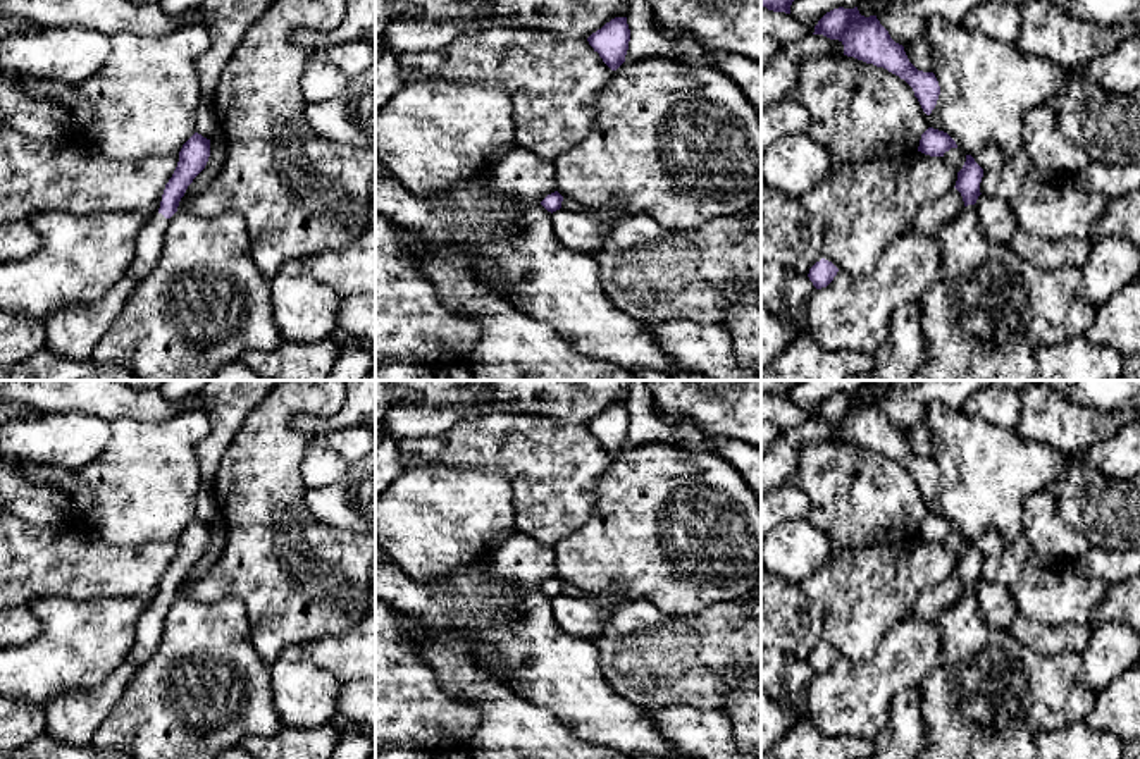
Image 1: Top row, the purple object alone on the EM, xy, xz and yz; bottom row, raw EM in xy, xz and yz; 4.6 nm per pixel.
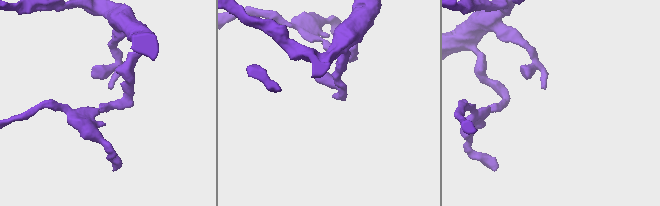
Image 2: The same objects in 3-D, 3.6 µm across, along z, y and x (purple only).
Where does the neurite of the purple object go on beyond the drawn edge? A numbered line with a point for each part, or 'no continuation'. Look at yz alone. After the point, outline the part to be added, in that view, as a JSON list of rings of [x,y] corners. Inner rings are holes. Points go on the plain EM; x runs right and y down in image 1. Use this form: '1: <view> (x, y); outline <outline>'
no continuation

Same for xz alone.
no continuation

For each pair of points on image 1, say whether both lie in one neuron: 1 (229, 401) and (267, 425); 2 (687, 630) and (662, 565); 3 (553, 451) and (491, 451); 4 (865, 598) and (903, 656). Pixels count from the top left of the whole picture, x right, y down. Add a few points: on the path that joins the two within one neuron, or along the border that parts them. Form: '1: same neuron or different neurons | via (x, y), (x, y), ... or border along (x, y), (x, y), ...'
1: different neurons | border along (266, 398), (248, 413), (226, 448)
2: different neurons | border along (644, 599), (670, 617), (694, 617), (720, 603)
3: same neuron | via (538, 451), (507, 451)
4: different neurons | border along (908, 617), (880, 641), (877, 651), (863, 665)

